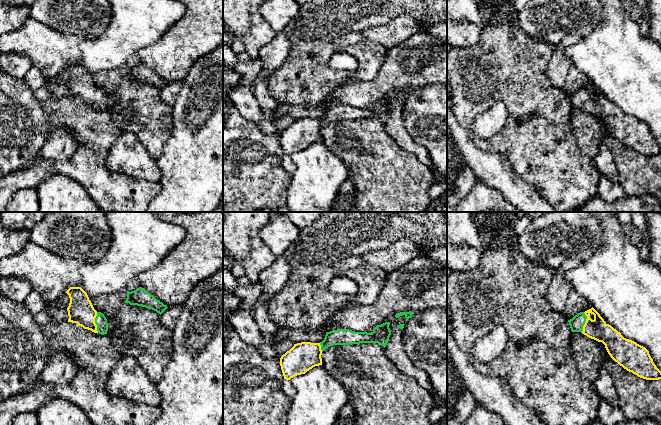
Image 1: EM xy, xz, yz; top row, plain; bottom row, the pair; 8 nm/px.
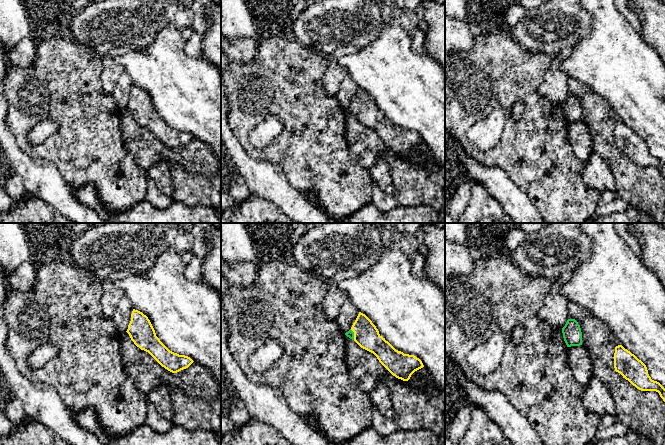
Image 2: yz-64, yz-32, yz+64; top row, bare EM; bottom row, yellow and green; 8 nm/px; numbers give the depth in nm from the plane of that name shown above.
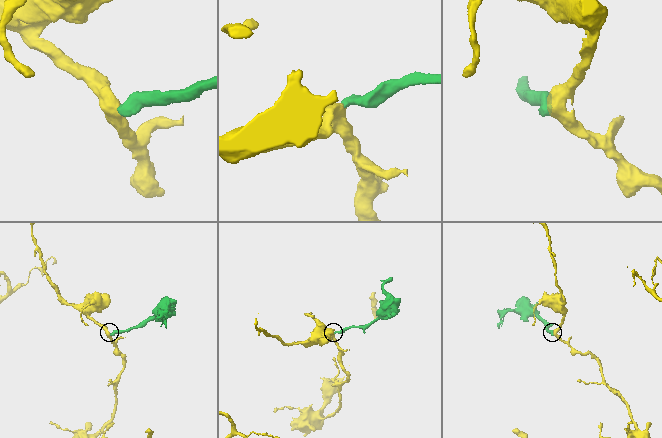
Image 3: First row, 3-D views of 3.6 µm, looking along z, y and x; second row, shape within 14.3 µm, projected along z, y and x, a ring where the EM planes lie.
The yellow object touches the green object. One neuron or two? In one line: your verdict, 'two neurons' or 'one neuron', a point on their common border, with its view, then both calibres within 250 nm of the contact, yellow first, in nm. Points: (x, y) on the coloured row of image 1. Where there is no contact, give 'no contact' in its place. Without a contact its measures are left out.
one neuron | xy (94, 322) | 200/100 nm

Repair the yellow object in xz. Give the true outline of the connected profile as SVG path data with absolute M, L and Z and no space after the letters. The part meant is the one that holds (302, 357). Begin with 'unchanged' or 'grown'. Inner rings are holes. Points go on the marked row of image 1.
grown; M390 322L377 325L372 333L355 332L349 329L338 329L326 332L325 338L320 343L301 342L283 354L280 366L284 379L305 374L315 366L322 365L322 352L333 345L348 345L360 343L378 343L386 347L391 331Z

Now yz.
grown; M592 307L568 320L572 332L581 332L587 337L602 342L610 357L629 372L646 380L661 379L649 351L636 342L624 338L620 332L607 324Z

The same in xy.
grown; M70 287L66 293L70 298L67 308L68 322L77 323L94 333L107 334L107 319L103 313L94 309L87 293L81 287Z

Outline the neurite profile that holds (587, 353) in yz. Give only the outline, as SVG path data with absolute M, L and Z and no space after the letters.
M572 332L570 353L581 375L593 382L603 367L606 358L598 341L591 339L581 332Z

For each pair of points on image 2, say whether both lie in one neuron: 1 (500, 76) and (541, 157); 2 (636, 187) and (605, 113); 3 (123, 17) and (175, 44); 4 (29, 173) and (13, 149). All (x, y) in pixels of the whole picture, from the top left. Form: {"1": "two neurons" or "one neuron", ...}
{"1": "one neuron", "2": "one neuron", "3": "two neurons", "4": "one neuron"}

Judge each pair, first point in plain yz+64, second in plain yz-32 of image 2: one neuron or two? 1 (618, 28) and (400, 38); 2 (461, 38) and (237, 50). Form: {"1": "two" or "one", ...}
{"1": "one", "2": "one"}

